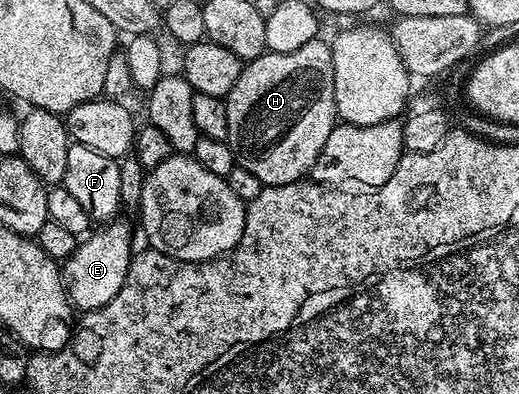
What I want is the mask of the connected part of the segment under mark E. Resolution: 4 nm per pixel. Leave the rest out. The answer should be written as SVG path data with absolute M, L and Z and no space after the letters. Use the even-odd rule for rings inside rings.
M109 220L93 229L77 245L72 256L63 259L64 290L68 293L68 301L77 311L97 310L110 304L110 300L121 297L120 289L125 288L128 281L128 266L133 260L134 249L132 250L131 228L118 221Z

